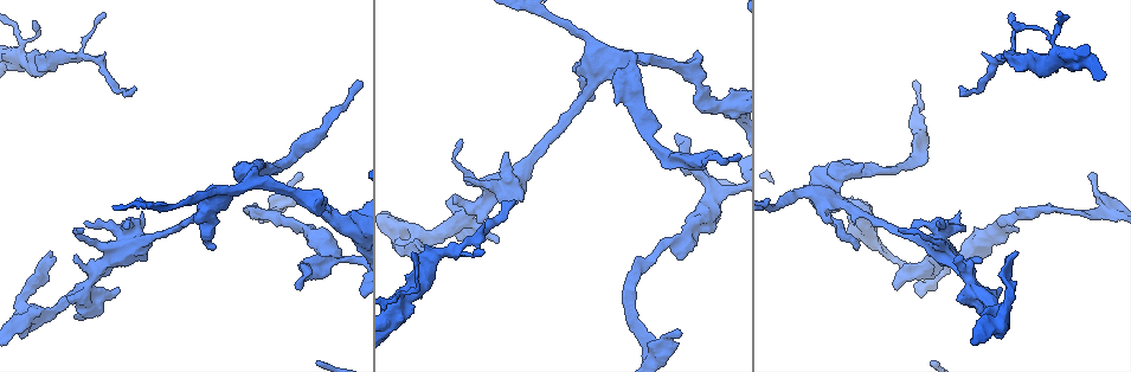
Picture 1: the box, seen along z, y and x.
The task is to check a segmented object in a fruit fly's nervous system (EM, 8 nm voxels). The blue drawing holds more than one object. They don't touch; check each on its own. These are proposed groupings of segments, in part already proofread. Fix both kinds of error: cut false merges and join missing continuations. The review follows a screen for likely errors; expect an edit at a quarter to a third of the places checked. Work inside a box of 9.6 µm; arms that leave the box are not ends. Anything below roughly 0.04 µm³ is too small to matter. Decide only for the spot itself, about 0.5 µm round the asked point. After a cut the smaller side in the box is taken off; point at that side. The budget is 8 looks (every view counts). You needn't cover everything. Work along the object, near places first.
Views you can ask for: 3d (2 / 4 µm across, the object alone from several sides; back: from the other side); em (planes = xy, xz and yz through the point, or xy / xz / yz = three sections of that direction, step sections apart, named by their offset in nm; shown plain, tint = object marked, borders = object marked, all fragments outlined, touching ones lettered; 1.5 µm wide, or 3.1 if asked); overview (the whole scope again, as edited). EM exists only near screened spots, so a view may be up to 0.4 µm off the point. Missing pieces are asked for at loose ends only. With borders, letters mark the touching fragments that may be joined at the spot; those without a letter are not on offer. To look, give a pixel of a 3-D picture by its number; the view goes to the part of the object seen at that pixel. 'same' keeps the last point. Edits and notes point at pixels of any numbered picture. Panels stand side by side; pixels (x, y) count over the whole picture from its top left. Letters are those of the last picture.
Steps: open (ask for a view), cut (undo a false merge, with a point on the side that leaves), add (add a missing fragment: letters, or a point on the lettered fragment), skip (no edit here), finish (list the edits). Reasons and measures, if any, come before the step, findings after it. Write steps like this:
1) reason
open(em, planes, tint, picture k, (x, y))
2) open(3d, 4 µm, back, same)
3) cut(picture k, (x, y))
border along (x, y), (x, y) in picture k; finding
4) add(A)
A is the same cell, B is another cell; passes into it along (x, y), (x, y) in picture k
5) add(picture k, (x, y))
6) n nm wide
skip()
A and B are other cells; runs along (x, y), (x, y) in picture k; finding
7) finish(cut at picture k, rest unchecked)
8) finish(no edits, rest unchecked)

thick turns thin
open(em, planes, tint, picture 1, (1102, 214))

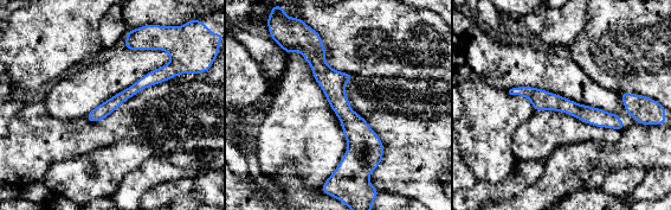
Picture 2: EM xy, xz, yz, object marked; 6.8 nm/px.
open(em, planes, borders, same)

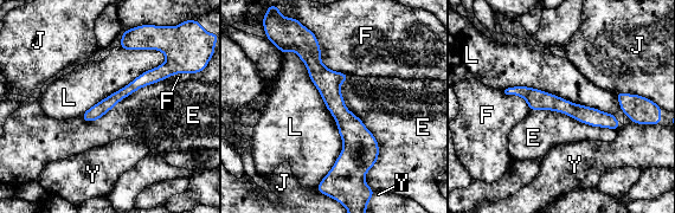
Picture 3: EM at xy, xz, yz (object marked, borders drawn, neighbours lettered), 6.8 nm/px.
skip()
E, F, J, L and Y are other cells; runs along (313, 38), (351, 128), (340, 176) in picture 3; one cell here

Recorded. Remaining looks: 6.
thin end
open(3d, 2 µm, picture 1, (412, 252))

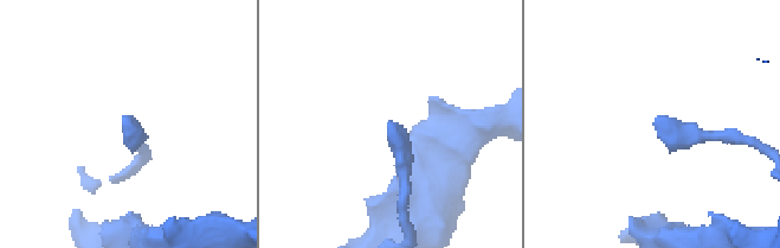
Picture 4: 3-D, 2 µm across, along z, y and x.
need the tissue
open(em, yz, step 8, tint, picture 4, (124, 124))

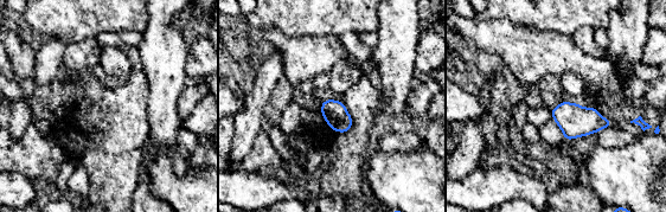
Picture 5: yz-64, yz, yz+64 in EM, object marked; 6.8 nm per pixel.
cut it another way
open(em, planes, borders, same)

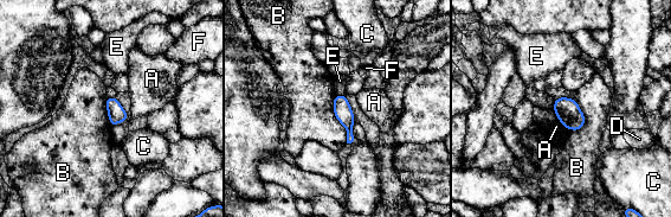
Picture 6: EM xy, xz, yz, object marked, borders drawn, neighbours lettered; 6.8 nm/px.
skip()
A, B, C, D, E and F are other cells; none of them fits

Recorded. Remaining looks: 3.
branch point
open(em, planes, borders, picture 1, (464, 218))

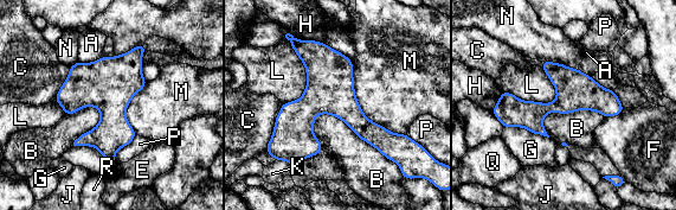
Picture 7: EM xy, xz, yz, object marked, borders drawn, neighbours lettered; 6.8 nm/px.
320 nm wide
skip()
A, B, C, E, F, G, H, J, K, L, M, N, P, Q and R are other cells; runs along (306, 43), (387, 154) in picture 7; continuous, no second cell

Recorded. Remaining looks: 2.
finish(no edits, rest unchecked)

